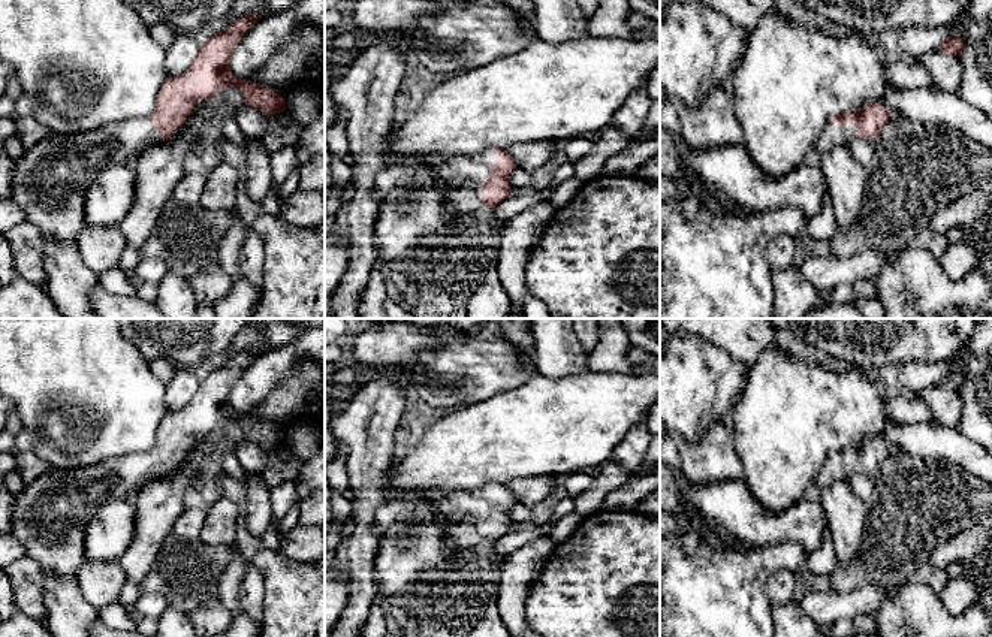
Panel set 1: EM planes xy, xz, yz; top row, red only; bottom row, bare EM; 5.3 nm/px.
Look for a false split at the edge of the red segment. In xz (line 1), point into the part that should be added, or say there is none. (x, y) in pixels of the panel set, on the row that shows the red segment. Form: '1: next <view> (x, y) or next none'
1: next xz (467, 174)

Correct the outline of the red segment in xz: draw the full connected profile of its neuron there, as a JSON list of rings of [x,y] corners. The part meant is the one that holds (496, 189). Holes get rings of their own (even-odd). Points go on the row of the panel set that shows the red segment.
[[[486,148],[471,157],[455,157],[435,167],[435,175],[452,181],[446,206],[450,212],[474,212],[495,208],[509,197],[510,173],[516,169],[512,157],[501,148]]]

